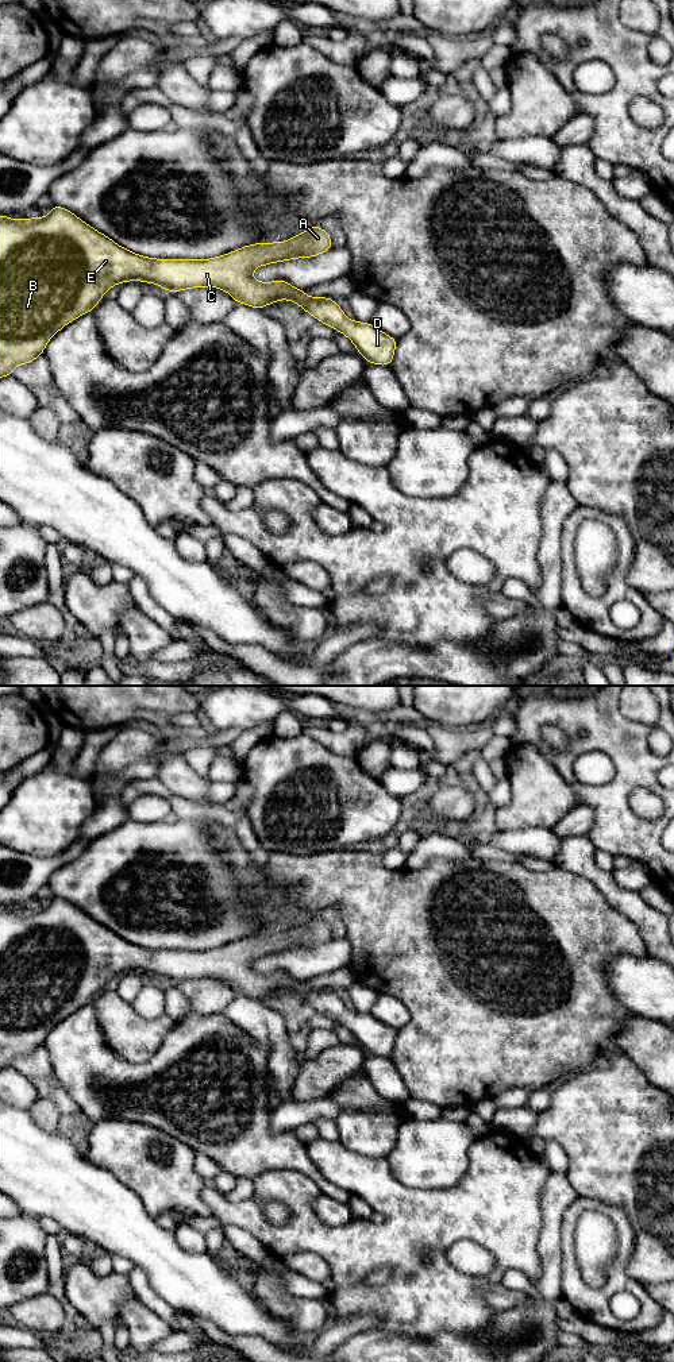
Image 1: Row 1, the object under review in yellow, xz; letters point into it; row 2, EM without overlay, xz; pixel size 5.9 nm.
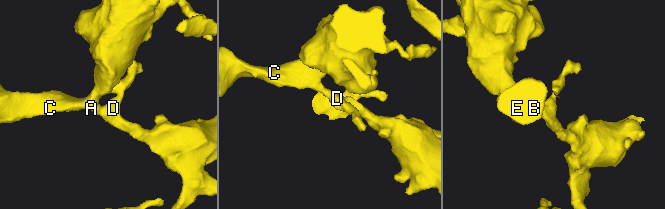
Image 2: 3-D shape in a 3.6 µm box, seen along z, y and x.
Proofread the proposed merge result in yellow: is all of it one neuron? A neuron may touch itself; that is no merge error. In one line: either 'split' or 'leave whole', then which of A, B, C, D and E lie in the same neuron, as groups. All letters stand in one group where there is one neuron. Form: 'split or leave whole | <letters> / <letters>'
leave whole | A B C D E

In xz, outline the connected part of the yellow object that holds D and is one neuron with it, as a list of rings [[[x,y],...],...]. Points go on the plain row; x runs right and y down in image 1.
[[[53,896],[45,908],[11,910],[0,906],[0,1069],[12,1066],[16,1057],[34,1053],[57,1023],[92,1003],[116,975],[130,972],[154,975],[172,984],[216,979],[228,984],[236,995],[257,1000],[288,991],[348,1029],[367,1054],[390,1057],[397,1030],[371,1014],[348,1011],[334,989],[309,988],[285,971],[261,973],[253,969],[253,962],[261,957],[313,949],[330,941],[331,926],[315,915],[288,931],[258,933],[211,950],[154,950],[119,937],[63,898]]]

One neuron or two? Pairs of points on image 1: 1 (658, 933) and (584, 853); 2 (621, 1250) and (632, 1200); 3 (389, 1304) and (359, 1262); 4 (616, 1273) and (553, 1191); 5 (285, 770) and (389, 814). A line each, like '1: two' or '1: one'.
1: one
2: two
3: one
4: two
5: one

